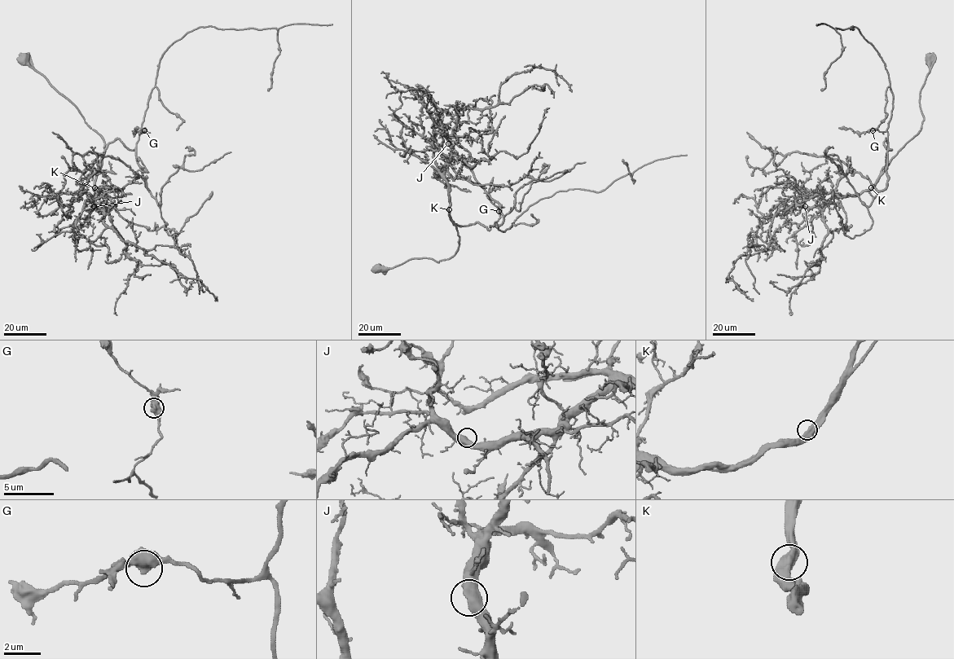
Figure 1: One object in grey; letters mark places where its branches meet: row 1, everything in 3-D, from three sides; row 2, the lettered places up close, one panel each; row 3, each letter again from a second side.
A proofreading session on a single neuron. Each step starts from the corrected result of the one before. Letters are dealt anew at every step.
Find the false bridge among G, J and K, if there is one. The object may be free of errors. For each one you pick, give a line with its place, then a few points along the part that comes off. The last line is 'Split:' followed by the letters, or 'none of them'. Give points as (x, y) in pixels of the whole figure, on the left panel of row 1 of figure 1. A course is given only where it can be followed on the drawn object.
Split: none of them

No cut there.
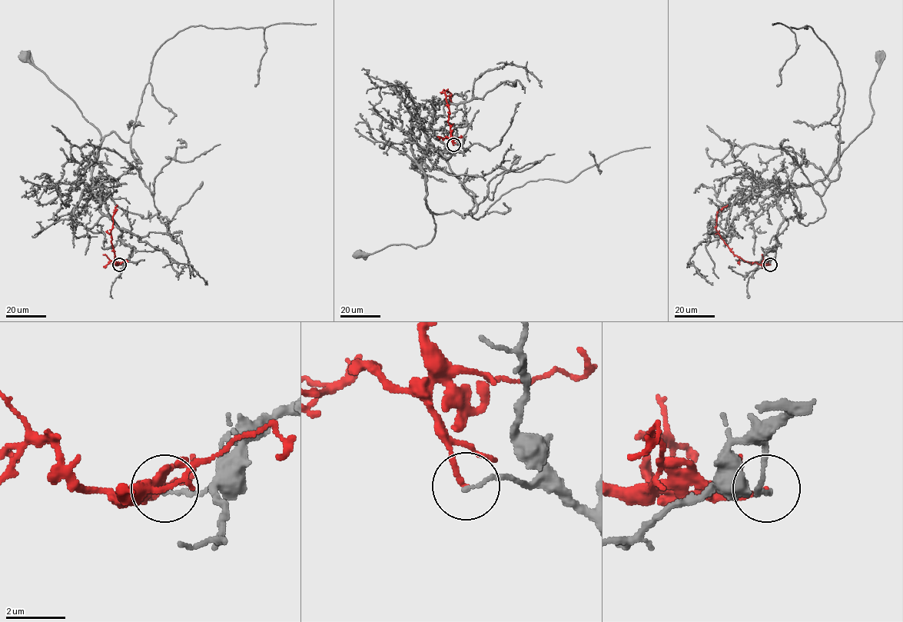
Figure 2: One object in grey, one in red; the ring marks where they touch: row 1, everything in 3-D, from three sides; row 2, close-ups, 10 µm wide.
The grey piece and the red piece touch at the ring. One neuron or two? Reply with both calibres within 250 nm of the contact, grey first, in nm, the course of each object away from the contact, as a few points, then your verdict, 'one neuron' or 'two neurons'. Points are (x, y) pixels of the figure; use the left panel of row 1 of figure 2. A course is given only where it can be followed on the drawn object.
140/170 nm | grey via (119, 264), (131, 256), (132, 249), (122, 241), (105, 201), (87, 192), (101, 135), (72, 100), (24, 58) | red via (119, 264), (113, 261), (114, 254), (111, 231), (117, 204) | two neurons

